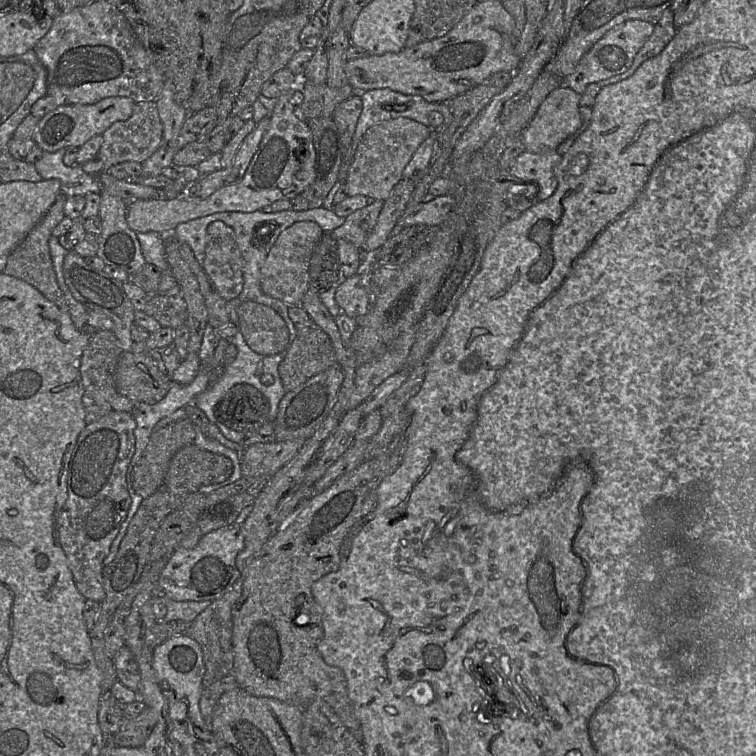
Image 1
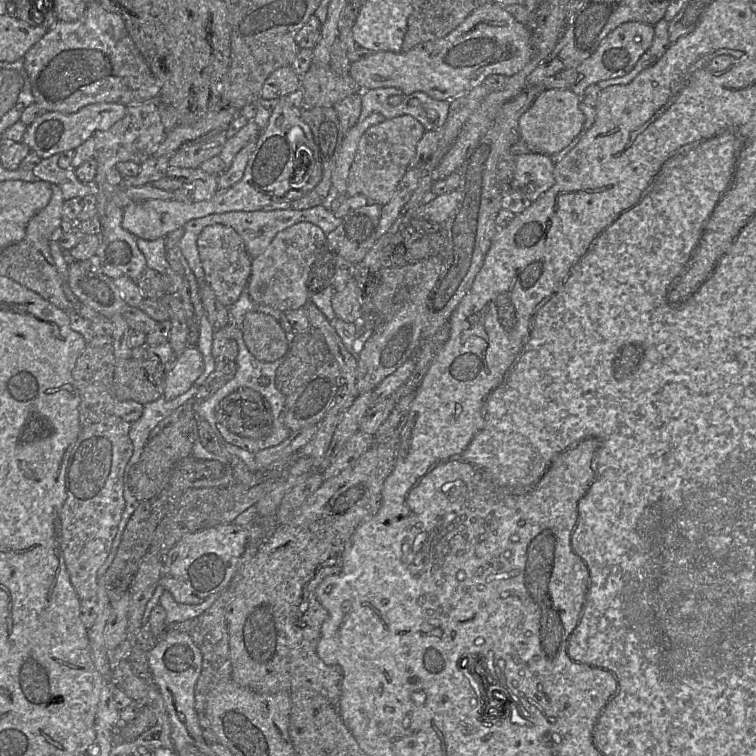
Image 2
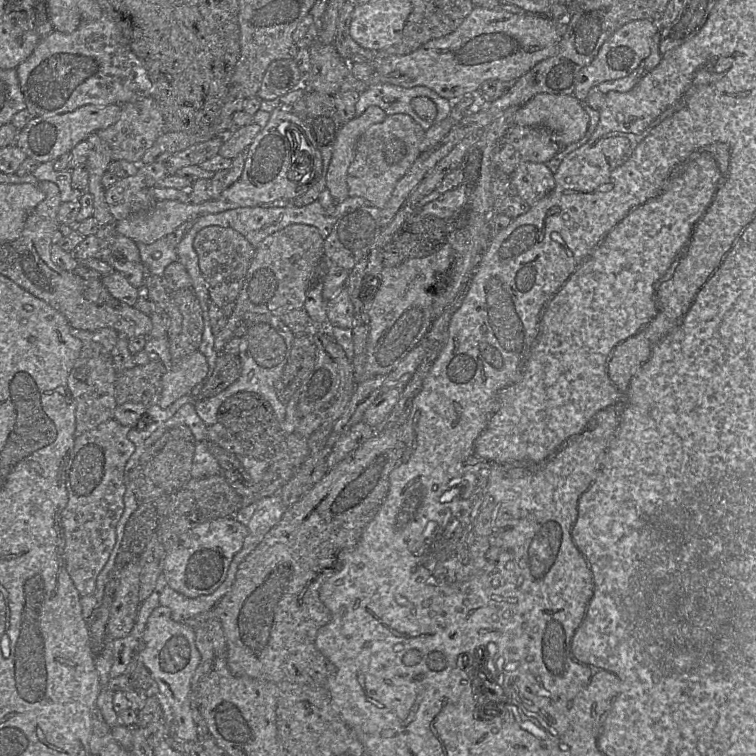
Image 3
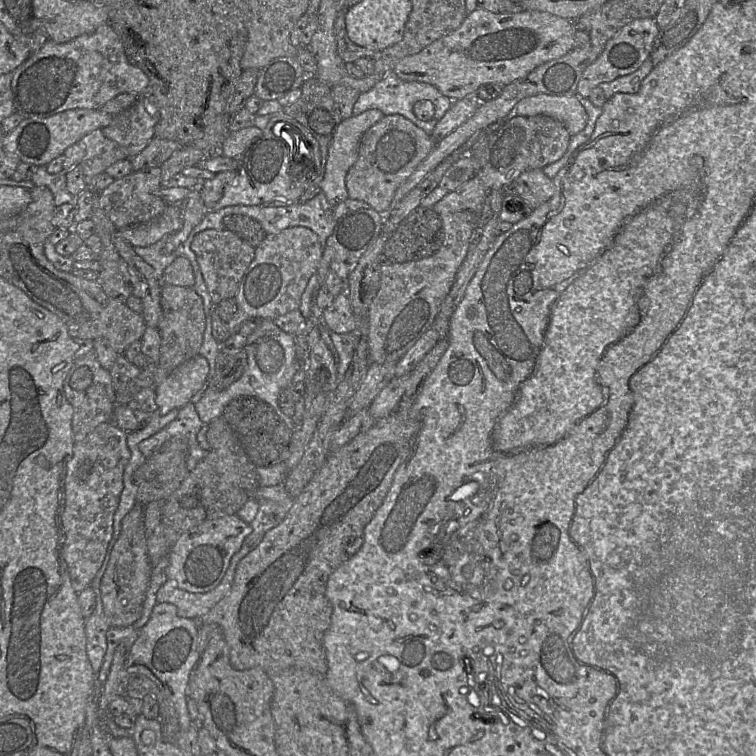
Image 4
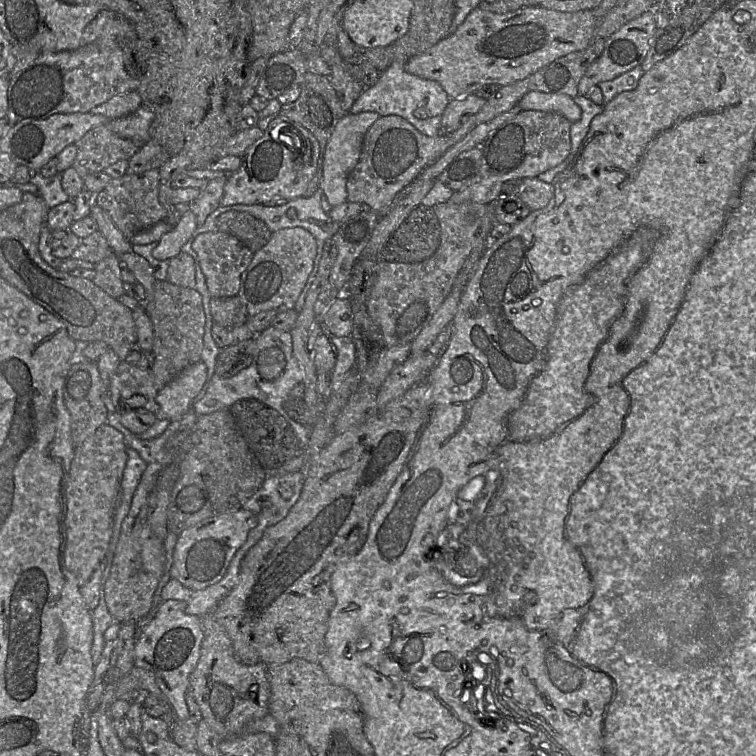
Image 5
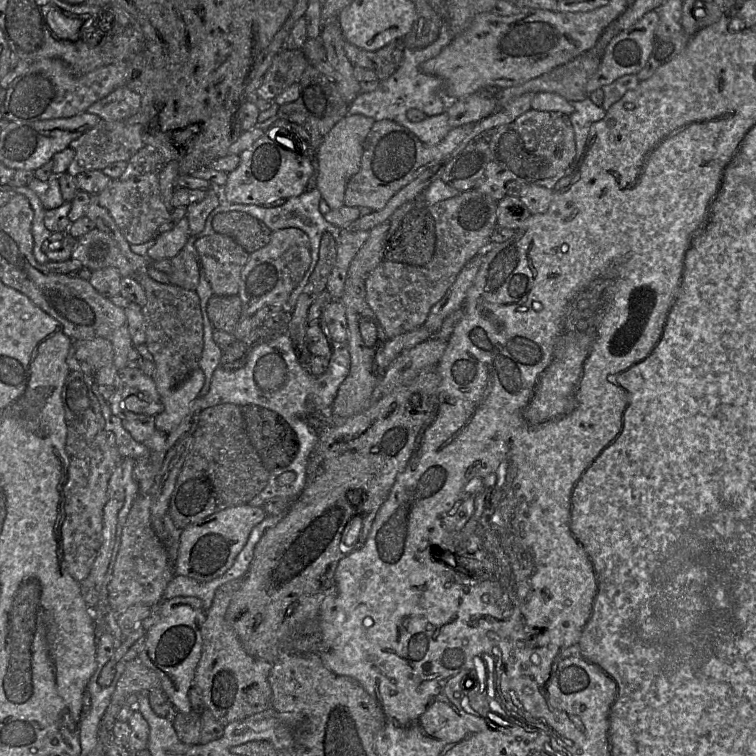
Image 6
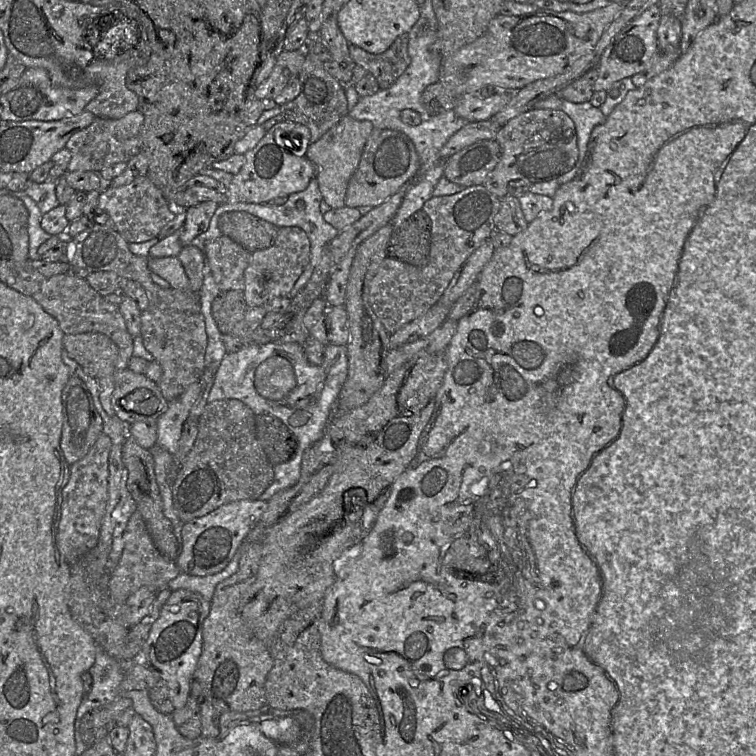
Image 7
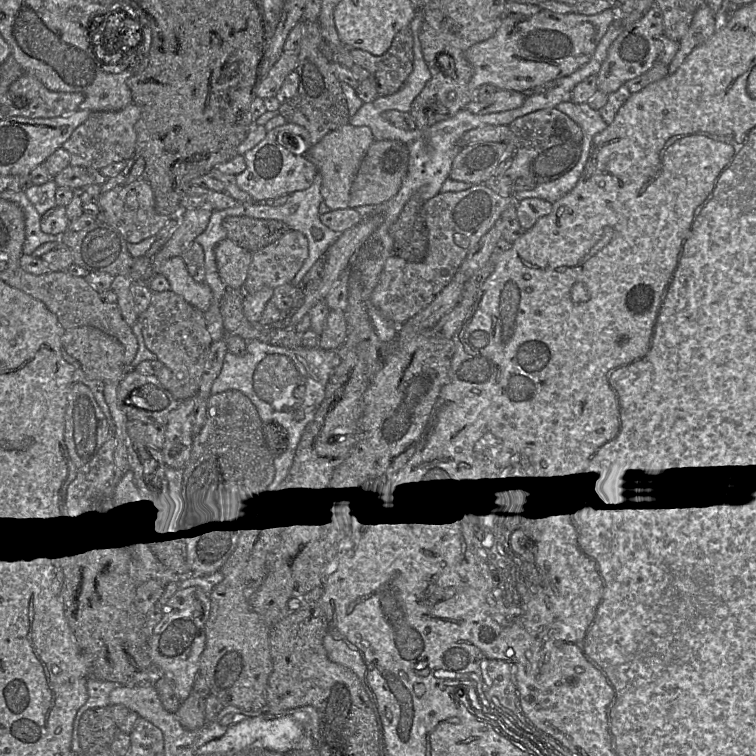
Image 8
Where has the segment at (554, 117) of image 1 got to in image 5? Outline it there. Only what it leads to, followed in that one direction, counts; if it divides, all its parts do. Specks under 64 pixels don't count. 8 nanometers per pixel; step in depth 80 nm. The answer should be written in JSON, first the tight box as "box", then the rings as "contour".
{"box":[518,91,581,123],"contour":[[[531,91],[523,96],[518,103],[521,110],[555,112],[566,117],[571,123],[580,120],[581,108],[574,99],[565,94]]]}

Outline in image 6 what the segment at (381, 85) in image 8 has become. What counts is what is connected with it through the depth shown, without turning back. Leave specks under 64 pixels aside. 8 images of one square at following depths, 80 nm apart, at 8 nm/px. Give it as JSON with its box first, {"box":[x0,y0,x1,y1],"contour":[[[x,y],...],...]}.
{"box":[344,39,404,80],"contour":[[[395,39],[377,51],[367,51],[345,41],[344,50],[348,59],[364,69],[373,70],[379,80],[389,78],[399,67],[404,55],[402,39]]]}

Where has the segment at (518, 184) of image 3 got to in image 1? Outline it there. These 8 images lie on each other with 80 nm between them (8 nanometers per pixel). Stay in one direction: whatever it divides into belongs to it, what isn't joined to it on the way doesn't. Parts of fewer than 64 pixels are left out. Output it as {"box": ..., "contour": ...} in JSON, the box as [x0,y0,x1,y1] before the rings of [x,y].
{"box":[510,150,562,201],"contour":[[[550,150],[543,153],[532,153],[525,151],[520,154],[512,166],[510,173],[523,181],[519,184],[522,187],[530,187],[531,189],[537,189],[536,199],[542,201],[550,197],[556,190],[558,181],[555,176],[555,166],[562,160],[562,156],[556,150]]]}

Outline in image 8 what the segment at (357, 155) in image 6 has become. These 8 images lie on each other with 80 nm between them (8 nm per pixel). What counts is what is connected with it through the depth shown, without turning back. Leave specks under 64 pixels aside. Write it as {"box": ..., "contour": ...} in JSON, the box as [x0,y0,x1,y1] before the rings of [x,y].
{"box":[308,123,374,210],"contour":[[[349,123],[326,134],[308,150],[308,156],[321,174],[321,195],[330,210],[349,208],[350,190],[360,164],[374,141],[368,126],[354,126]]]}

